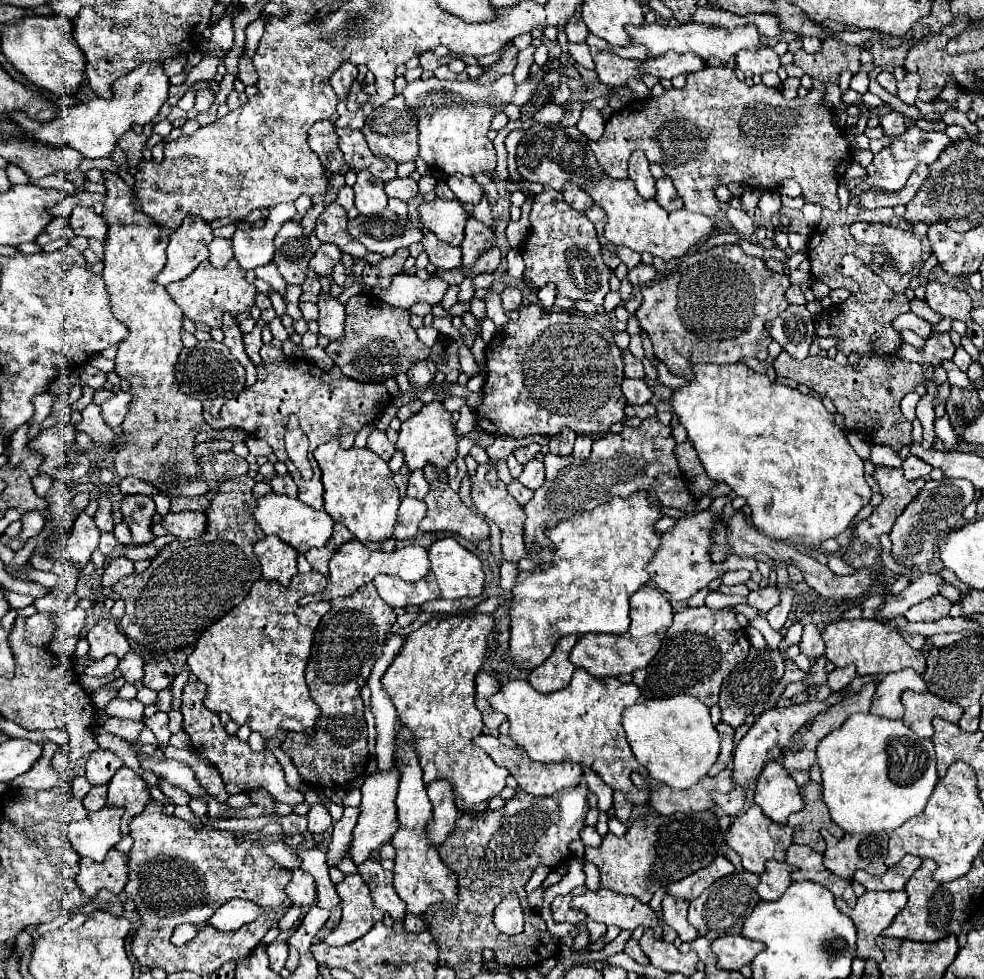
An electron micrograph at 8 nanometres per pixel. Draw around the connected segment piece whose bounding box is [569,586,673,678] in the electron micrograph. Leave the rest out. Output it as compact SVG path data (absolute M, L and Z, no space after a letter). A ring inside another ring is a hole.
M643 586L631 596L631 626L625 634L619 634L619 636L585 634L579 638L569 658L577 668L583 668L597 678L635 672L639 668L645 668L653 660L653 656L659 652L665 632L671 626L671 620L673 620L673 608L669 600L665 598L665 594L659 592L657 588Z

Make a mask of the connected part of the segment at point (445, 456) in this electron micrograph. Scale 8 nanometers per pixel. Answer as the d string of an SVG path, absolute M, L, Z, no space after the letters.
M429 402L417 414L413 414L409 420L401 424L395 448L399 448L405 454L405 464L409 466L409 470L419 470L427 462L433 464L437 470L445 470L457 456L457 442L459 438L455 436L451 412L445 410L443 402Z

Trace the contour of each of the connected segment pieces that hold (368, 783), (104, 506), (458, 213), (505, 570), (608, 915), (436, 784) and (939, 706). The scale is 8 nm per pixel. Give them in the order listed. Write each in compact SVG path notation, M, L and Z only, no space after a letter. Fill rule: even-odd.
M397 768L385 772L385 774L371 774L365 778L365 784L361 786L361 816L353 830L353 840L349 846L349 856L355 864L365 862L371 852L375 852L383 842L391 840L391 836L397 832L397 814L395 814L395 796L397 796L397 782L399 774Z
M101 494L97 502L99 502L99 508L97 508L97 514L95 514L95 524L101 532L111 532L115 522L113 522L113 516L111 516L111 502L109 502L107 494Z
M435 198L433 202L423 202L419 206L419 222L451 246L461 246L467 216L469 214L463 210L459 200Z
M504 561L500 568L501 588L505 591L511 591L517 577L517 564L515 562Z
M601 888L599 892L585 892L573 898L573 908L585 912L591 920L603 924L617 924L619 928L635 930L637 926L645 926L655 930L657 938L663 936L655 912L647 906L637 902L637 898L613 894L613 890Z
M439 778L429 782L427 796L433 804L433 820L429 822L427 834L435 846L447 840L447 836L453 832L457 818L461 816L461 810L455 806L453 798L453 786L447 778Z
M905 690L901 696L901 702L905 706L905 716L903 716L905 726L909 726L921 738L931 738L931 734L933 734L931 720L935 716L949 720L953 724L957 724L963 716L961 706L941 700L939 696L935 696L931 692L917 694L913 690Z

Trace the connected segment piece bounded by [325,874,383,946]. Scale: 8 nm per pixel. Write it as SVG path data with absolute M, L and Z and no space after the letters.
M349 874L335 886L343 916L337 928L325 938L329 946L345 946L357 938L361 938L373 924L383 920L383 912L371 902L369 888L359 874Z

